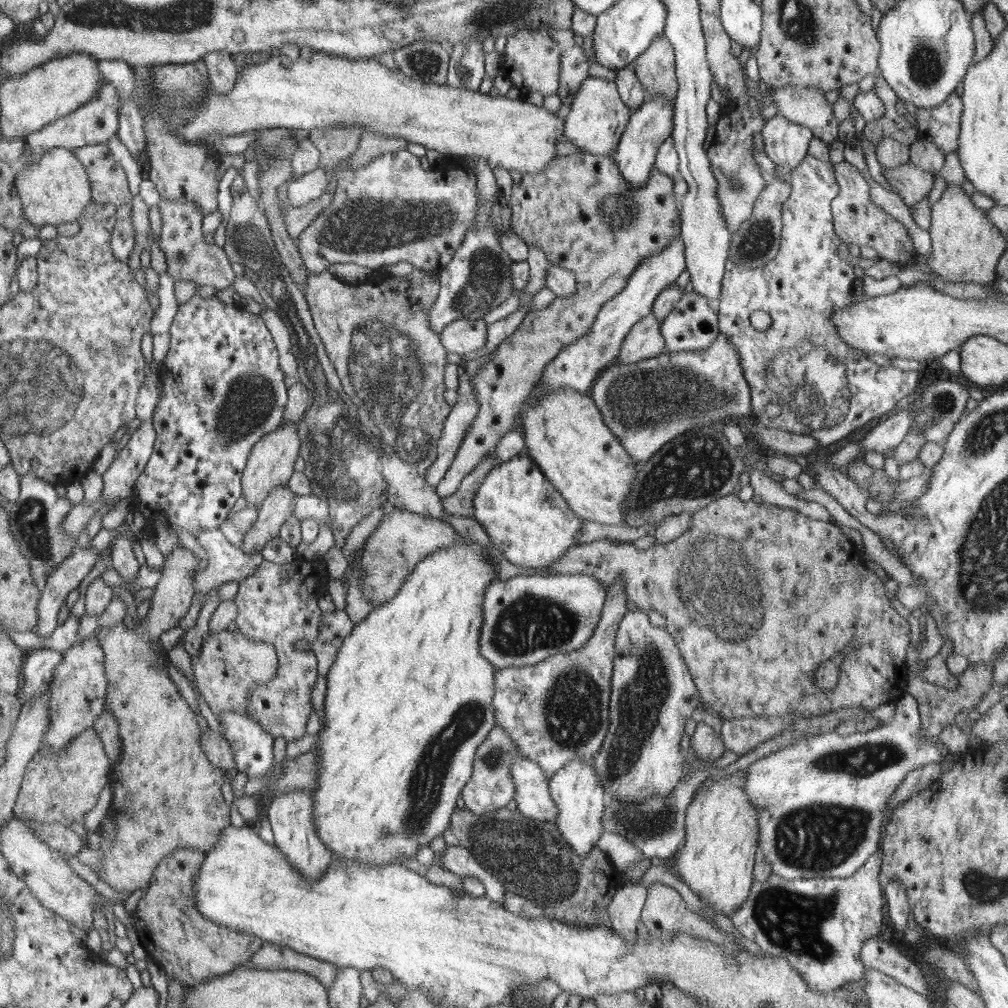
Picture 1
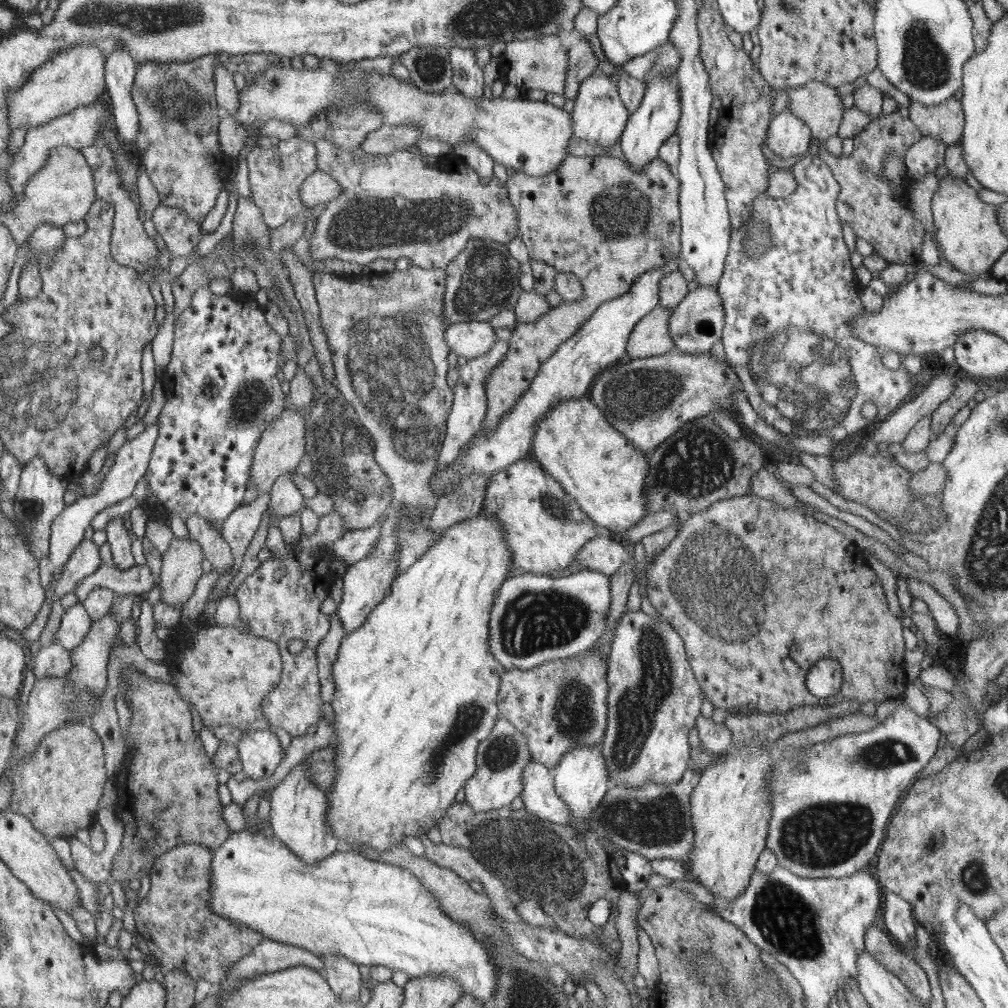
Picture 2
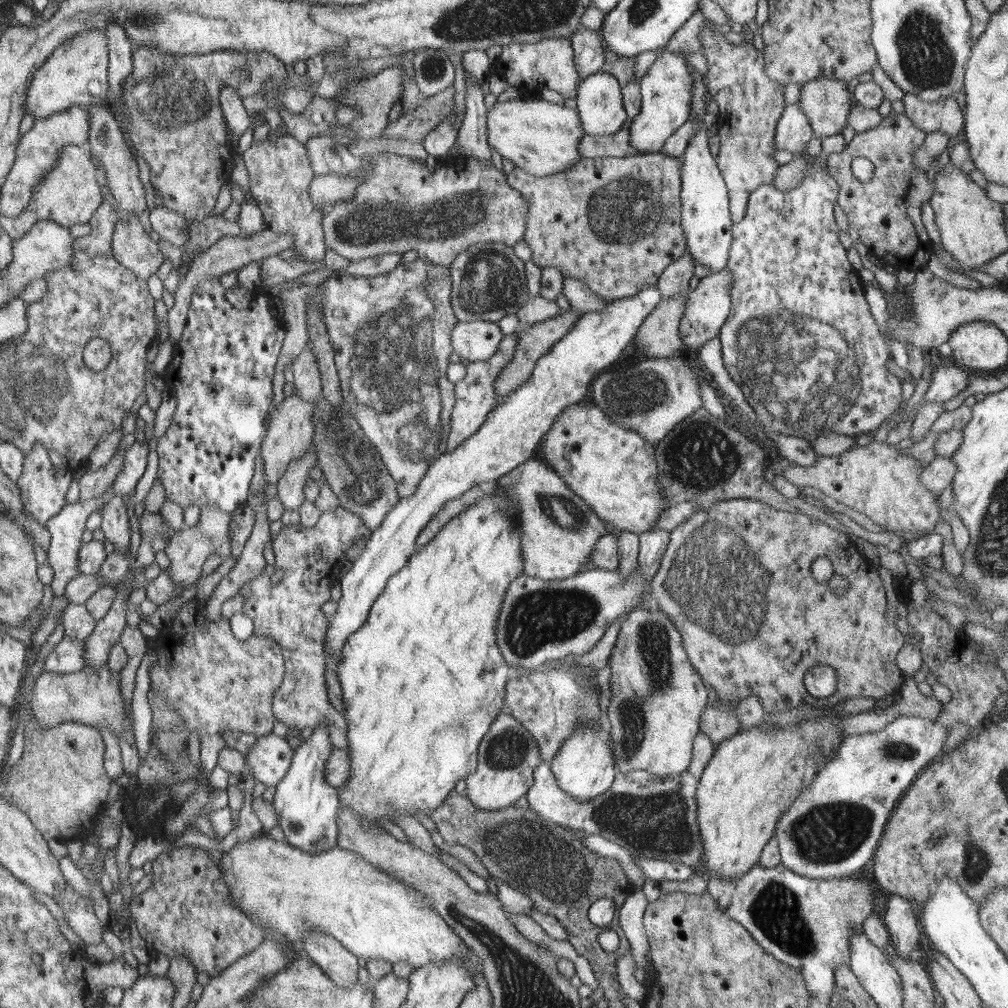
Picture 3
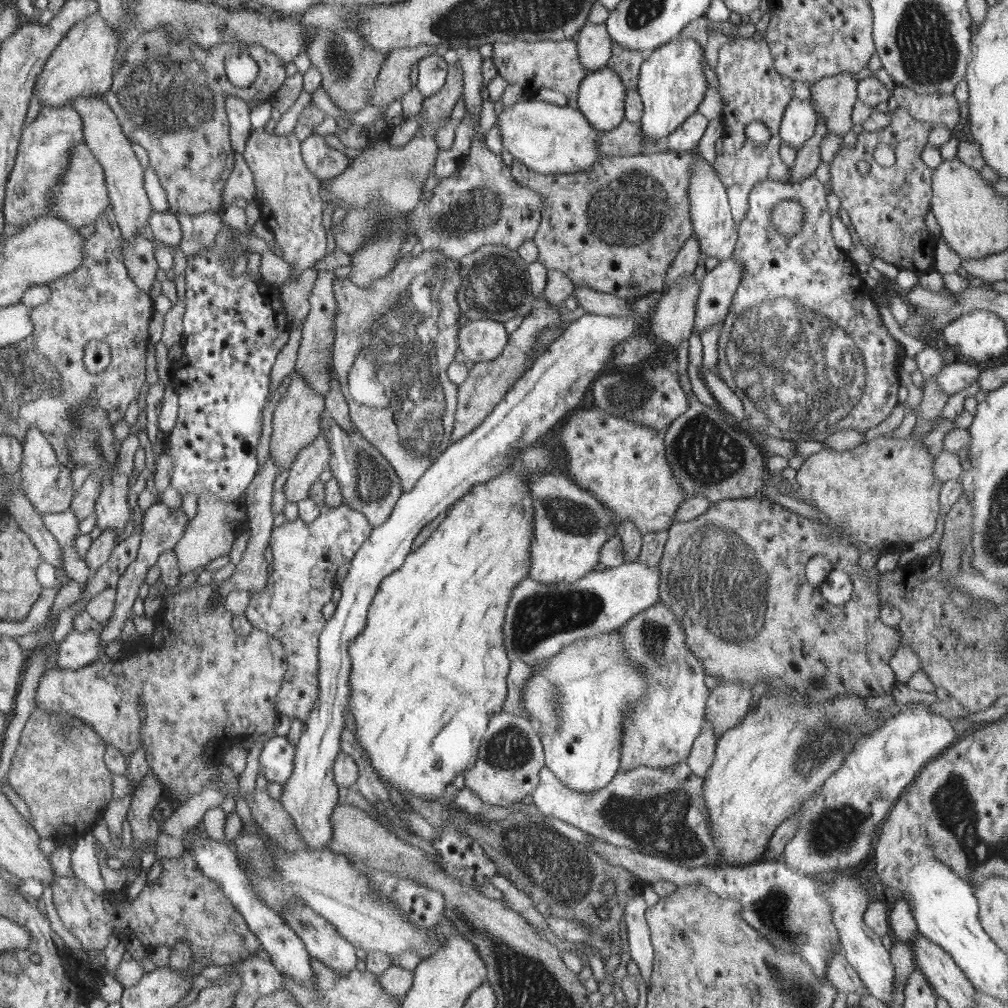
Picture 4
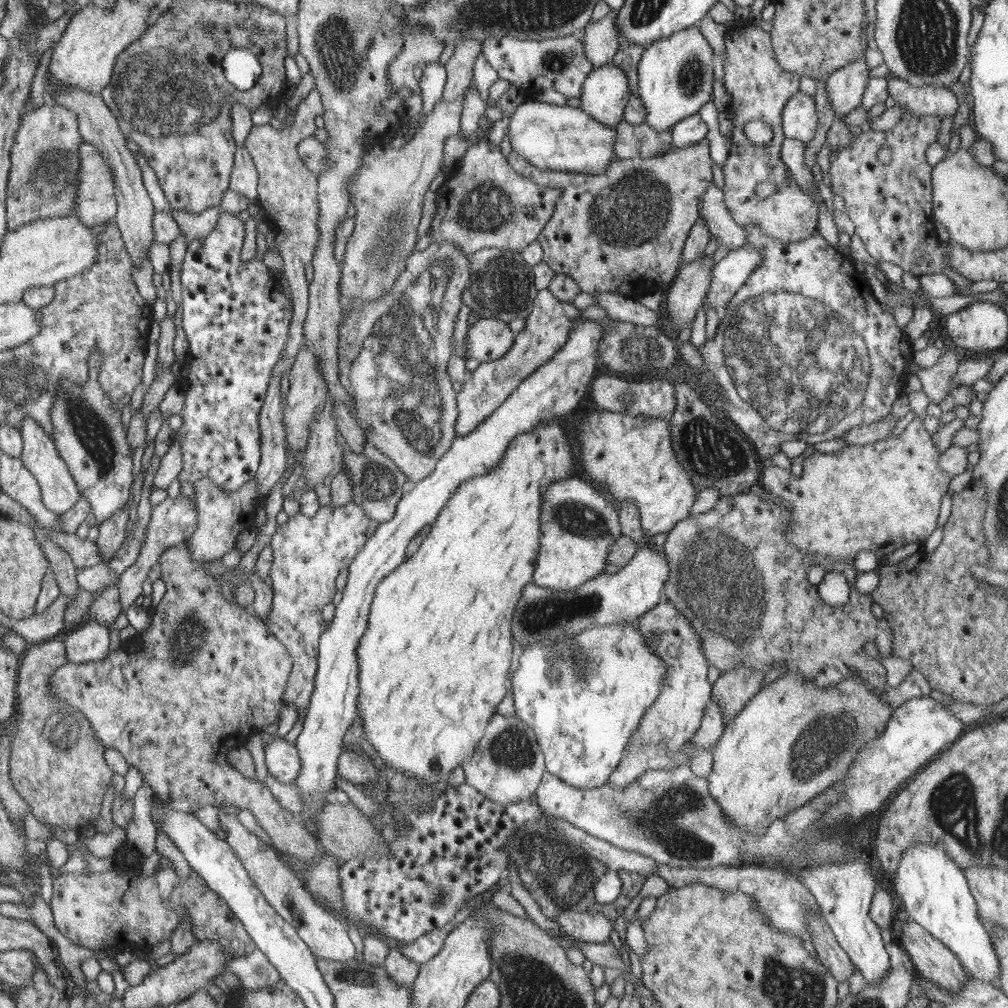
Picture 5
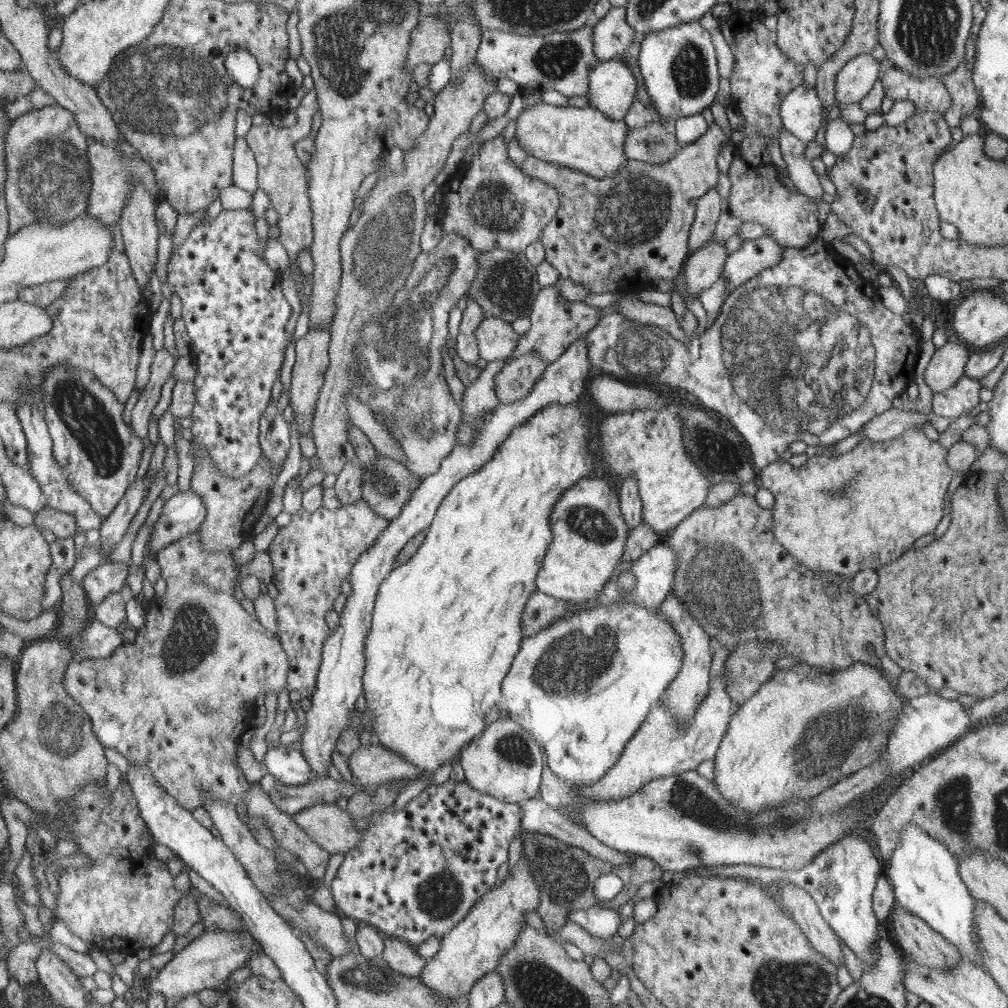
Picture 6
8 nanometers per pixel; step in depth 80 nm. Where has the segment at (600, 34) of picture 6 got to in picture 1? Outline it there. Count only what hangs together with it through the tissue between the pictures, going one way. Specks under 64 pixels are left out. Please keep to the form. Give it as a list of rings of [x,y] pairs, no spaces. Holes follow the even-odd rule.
[[[578,45],[568,48],[561,55],[561,71],[557,95],[562,104],[572,104],[585,78],[589,77],[590,60]]]

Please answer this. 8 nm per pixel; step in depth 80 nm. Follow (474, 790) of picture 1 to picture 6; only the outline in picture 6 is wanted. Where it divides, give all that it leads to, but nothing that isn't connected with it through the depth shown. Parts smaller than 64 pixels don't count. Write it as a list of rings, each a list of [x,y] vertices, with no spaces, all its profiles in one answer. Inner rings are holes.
[[[500,717],[459,754],[459,762],[465,772],[464,782],[505,803],[518,803],[535,798],[542,774],[540,747],[531,733],[517,722]]]

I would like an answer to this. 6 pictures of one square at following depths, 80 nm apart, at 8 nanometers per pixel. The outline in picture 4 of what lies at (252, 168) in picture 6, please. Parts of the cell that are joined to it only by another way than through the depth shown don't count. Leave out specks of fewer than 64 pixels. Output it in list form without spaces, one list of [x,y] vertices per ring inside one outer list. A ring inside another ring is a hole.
[[[237,152],[234,170],[230,173],[223,190],[224,206],[230,205],[238,196],[253,202],[256,194],[256,185],[253,178],[253,172],[249,169],[243,153]]]

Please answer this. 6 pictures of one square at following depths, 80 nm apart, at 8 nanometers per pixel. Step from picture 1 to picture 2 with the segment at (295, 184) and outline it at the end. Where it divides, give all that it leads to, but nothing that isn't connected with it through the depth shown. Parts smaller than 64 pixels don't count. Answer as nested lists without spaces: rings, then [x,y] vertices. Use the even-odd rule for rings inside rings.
[[[317,170],[301,184],[300,194],[307,207],[322,203],[325,206],[343,194],[343,190],[331,174]]]

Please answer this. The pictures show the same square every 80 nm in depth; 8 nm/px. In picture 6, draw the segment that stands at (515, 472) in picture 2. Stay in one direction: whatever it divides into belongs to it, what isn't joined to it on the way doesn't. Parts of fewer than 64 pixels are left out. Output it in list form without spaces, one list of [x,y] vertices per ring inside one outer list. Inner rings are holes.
[[[595,475],[591,479],[580,480],[559,498],[550,517],[553,541],[536,579],[537,590],[560,600],[570,600],[575,606],[598,598],[613,570],[620,566],[629,539],[629,526],[621,515],[616,491],[615,484],[604,476]]]

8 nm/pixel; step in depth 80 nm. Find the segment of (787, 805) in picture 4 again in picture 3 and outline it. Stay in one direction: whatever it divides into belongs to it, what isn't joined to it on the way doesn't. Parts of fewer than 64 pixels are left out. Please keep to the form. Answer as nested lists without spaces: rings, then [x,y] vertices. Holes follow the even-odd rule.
[[[840,714],[838,715],[832,715],[832,718],[822,719],[821,721],[810,721],[809,723],[806,723],[804,726],[802,726],[799,730],[797,727],[797,724],[794,723],[792,726],[783,726],[783,727],[773,727],[770,725],[760,725],[759,727],[752,727],[748,729],[744,729],[740,732],[737,732],[735,735],[732,735],[731,737],[728,737],[727,739],[724,739],[718,746],[715,747],[715,751],[713,754],[713,757],[710,759],[710,762],[706,765],[706,768],[704,769],[704,772],[702,773],[702,776],[699,779],[699,785],[697,786],[697,793],[696,793],[696,802],[698,805],[698,811],[696,811],[696,822],[698,822],[698,829],[700,830],[700,840],[702,840],[702,846],[704,846],[704,857],[702,857],[702,863],[700,863],[700,866],[697,867],[698,872],[702,874],[705,880],[712,880],[712,878],[722,878],[722,880],[733,880],[733,879],[740,879],[744,878],[744,874],[748,872],[752,868],[752,866],[757,865],[759,863],[759,859],[762,853],[762,850],[766,847],[766,844],[773,838],[774,836],[774,829],[776,829],[776,823],[780,821],[780,816],[782,816],[782,813],[786,811],[786,809],[789,808],[791,805],[791,801],[794,800],[799,792],[801,792],[802,788],[805,788],[805,786],[808,786],[810,782],[813,782],[813,778],[815,777],[815,772],[817,772],[817,766],[823,762],[823,760],[830,760],[831,756],[833,756],[833,752],[837,750],[838,745],[841,743],[841,740],[843,740],[843,736],[840,732],[840,722],[844,715],[848,714]]]

